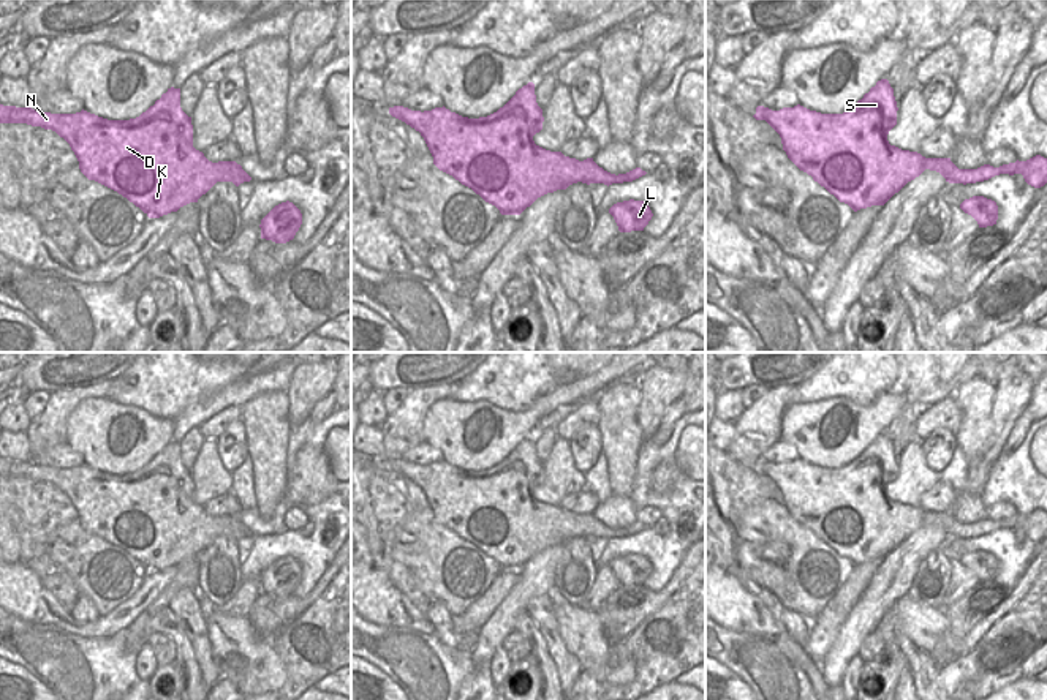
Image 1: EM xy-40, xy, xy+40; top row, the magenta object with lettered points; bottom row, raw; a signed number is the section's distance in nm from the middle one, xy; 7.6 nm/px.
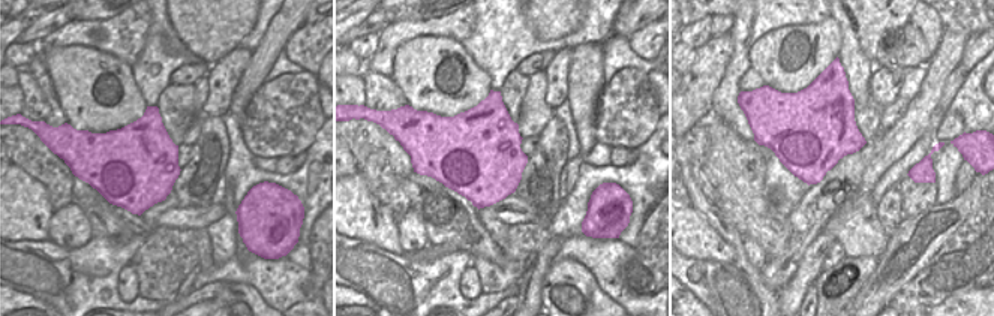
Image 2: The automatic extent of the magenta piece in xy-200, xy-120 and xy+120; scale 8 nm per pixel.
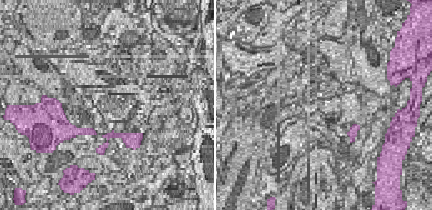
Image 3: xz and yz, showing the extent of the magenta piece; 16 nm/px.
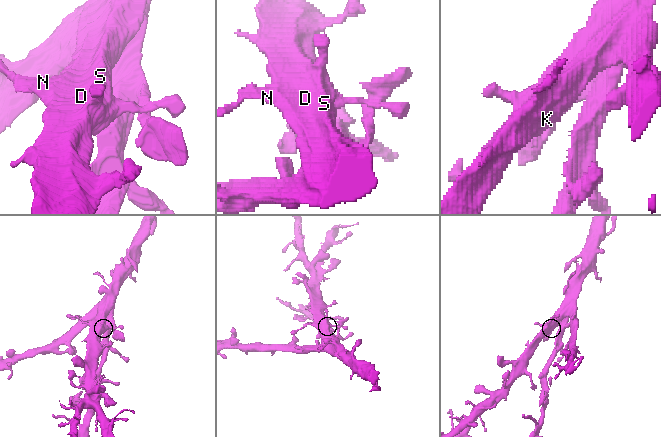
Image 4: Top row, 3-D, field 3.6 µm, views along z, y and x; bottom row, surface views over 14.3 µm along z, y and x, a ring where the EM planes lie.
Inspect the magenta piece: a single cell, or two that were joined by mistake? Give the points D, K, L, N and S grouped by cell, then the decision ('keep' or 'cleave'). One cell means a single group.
groups D K L N S; keep

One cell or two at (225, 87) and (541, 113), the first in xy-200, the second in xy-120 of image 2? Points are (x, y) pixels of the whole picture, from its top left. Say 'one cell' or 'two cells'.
two cells

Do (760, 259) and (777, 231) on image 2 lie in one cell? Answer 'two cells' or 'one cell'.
two cells

